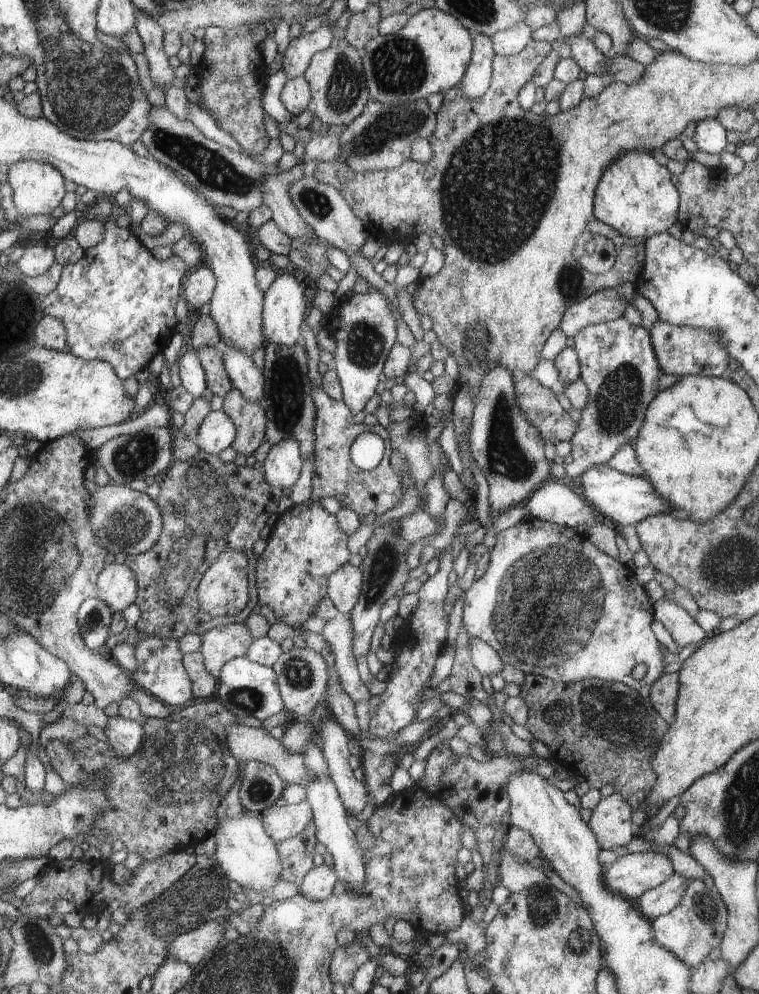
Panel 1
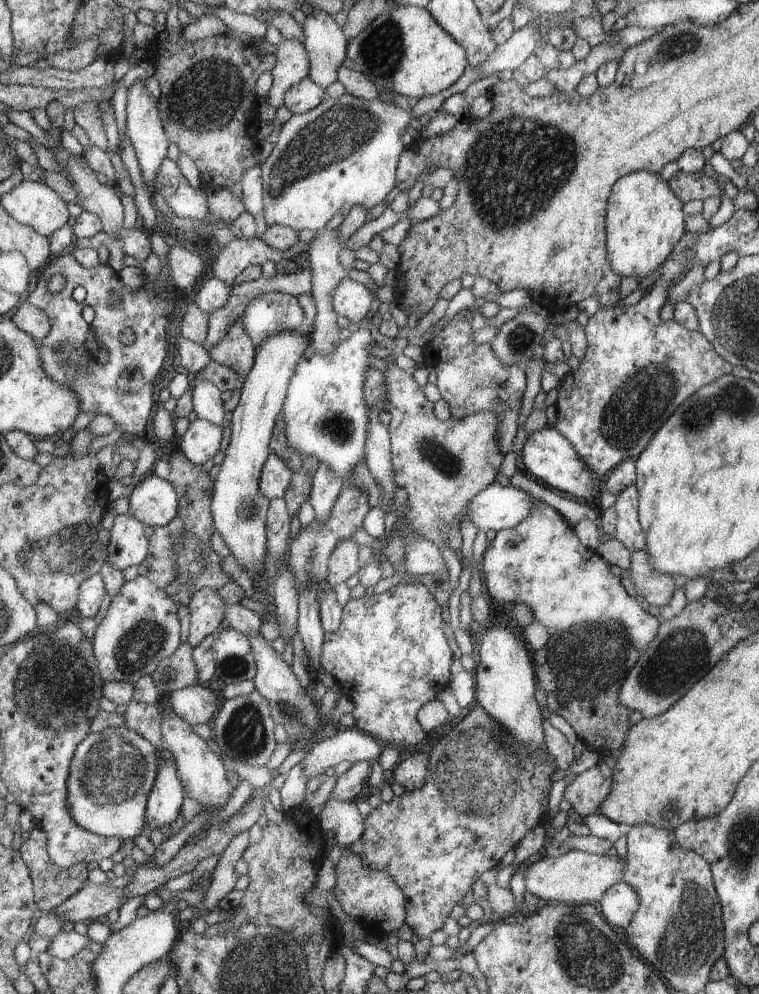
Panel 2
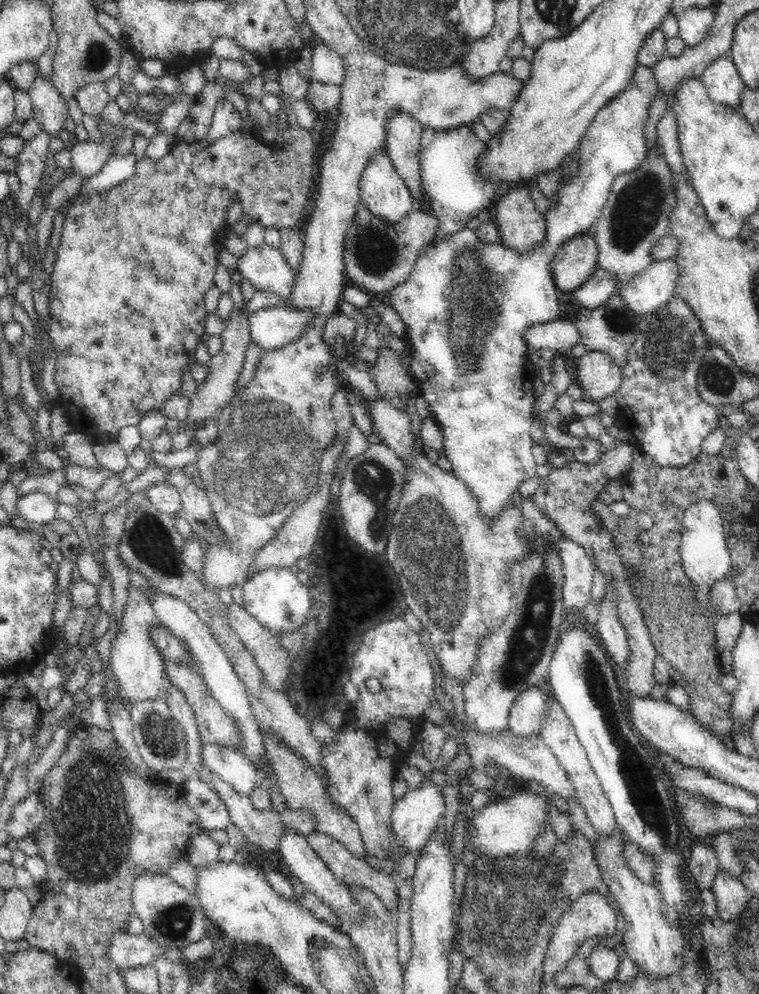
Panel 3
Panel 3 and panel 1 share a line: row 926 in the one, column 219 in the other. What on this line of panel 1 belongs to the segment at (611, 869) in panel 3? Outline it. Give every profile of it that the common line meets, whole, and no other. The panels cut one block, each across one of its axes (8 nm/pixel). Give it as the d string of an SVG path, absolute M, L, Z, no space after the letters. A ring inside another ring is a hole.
M244 624L218 625L201 635L200 652L205 657L205 667L214 676L221 675L229 660L246 656L254 637Z

